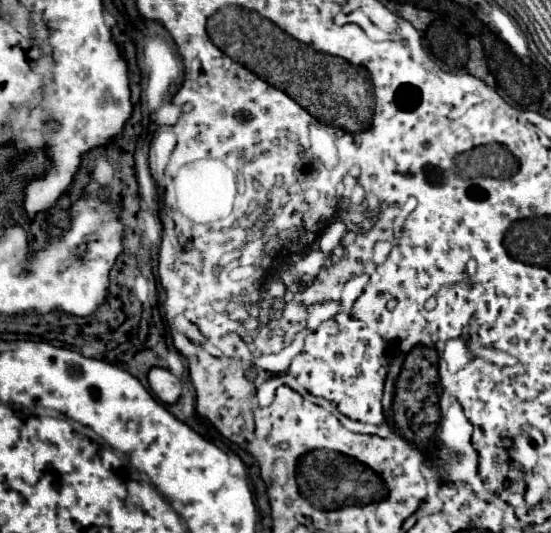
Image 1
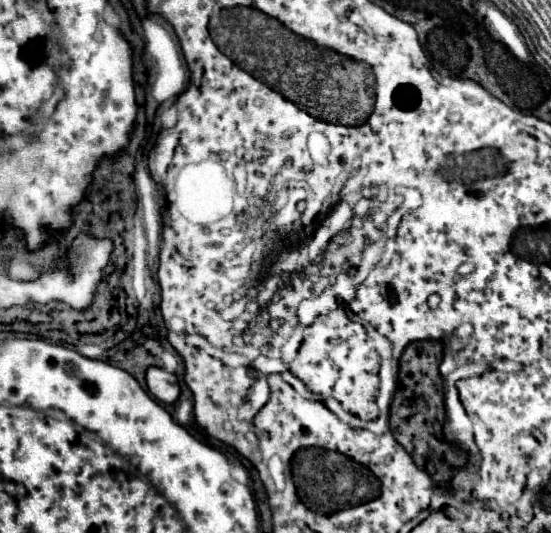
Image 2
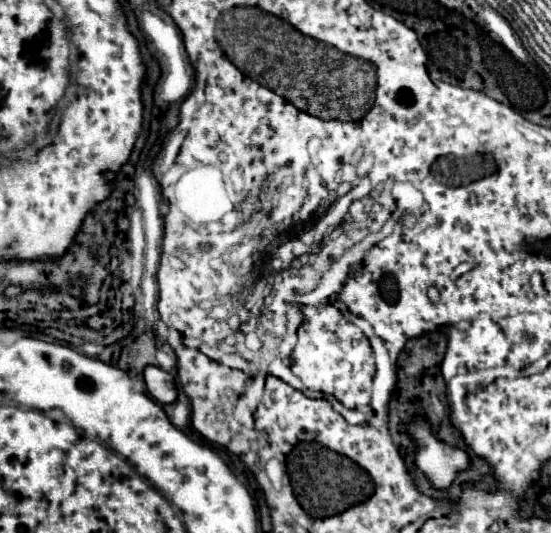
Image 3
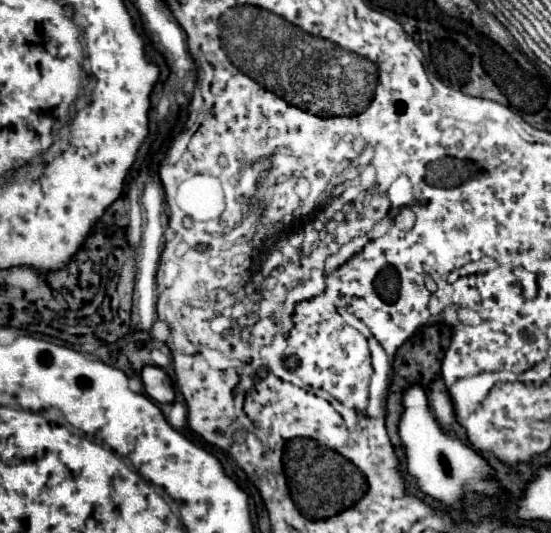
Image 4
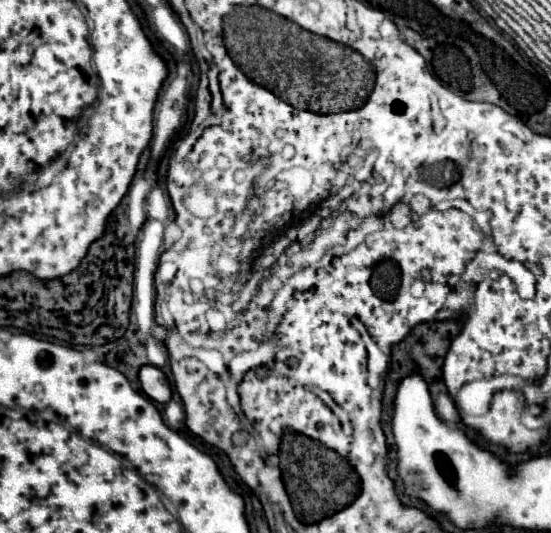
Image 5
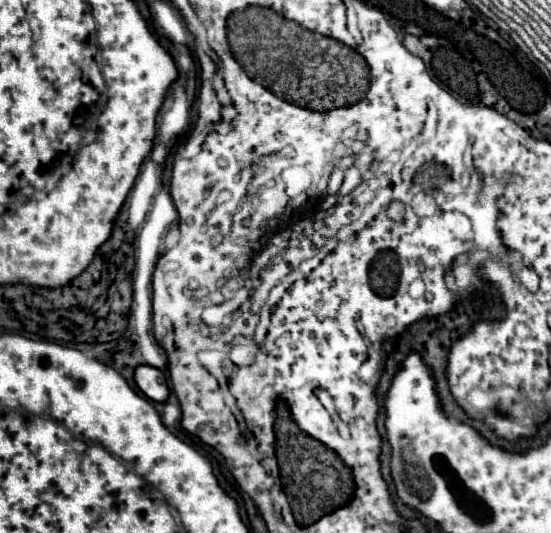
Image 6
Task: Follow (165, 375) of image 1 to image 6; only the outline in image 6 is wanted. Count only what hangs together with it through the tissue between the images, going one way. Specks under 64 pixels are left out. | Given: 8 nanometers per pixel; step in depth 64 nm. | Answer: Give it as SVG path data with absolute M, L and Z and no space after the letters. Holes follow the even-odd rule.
M138 366L134 372L134 380L136 386L154 402L166 402L168 400L168 384L166 384L166 376L154 368L154 366Z

